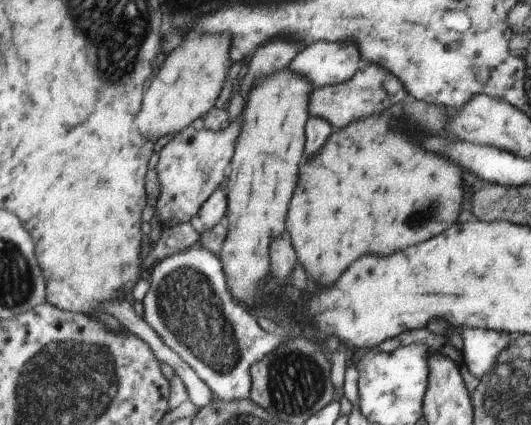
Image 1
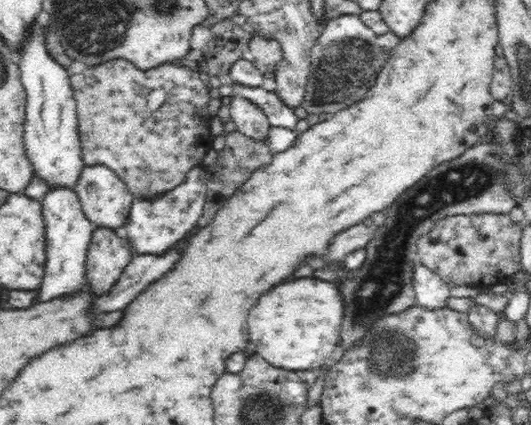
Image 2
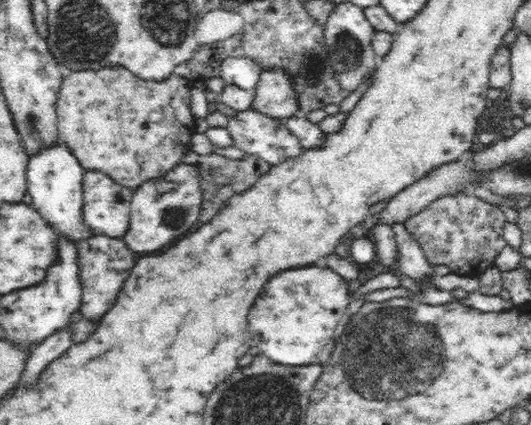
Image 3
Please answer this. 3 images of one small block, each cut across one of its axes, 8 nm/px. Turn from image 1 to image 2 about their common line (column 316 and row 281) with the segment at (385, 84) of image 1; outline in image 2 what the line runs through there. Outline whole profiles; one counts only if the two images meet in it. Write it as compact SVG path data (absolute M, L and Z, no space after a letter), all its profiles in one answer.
M99 227L92 236L86 259L86 280L96 292L106 294L128 262L132 260L128 240L119 231L112 231L105 227Z

